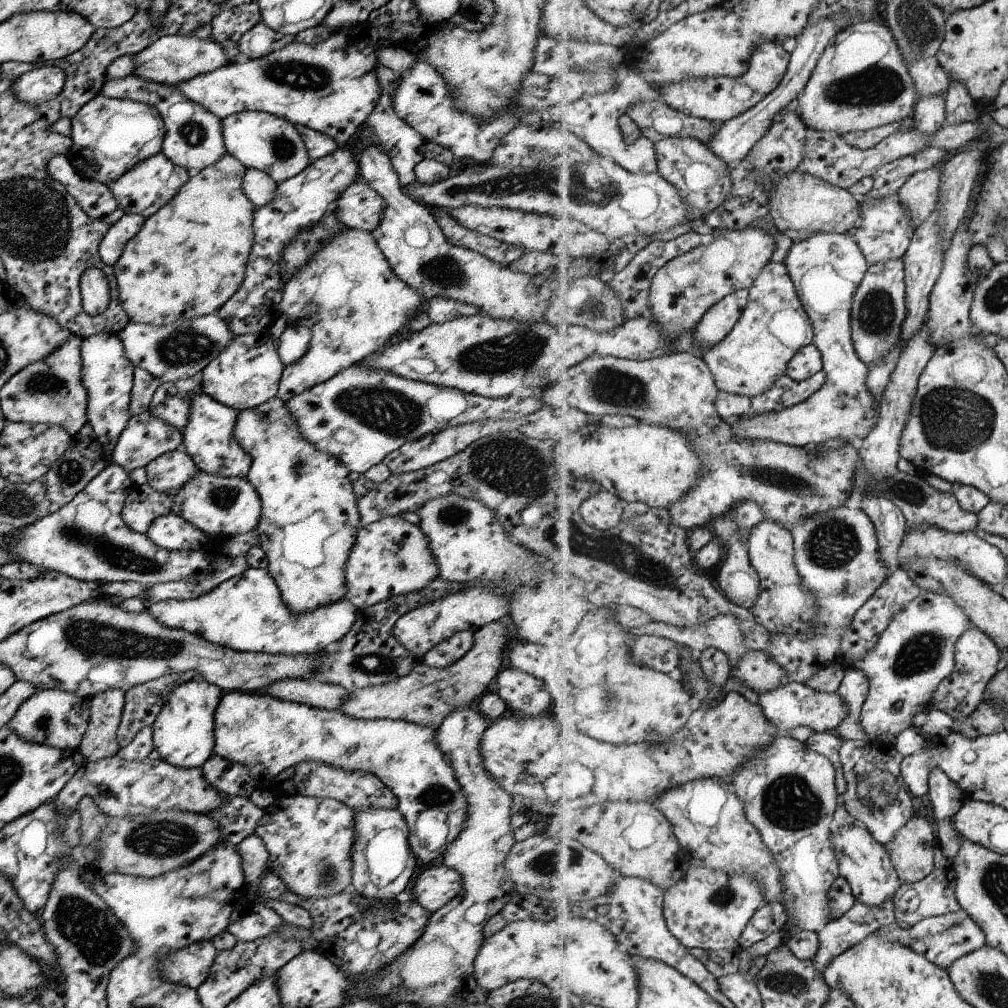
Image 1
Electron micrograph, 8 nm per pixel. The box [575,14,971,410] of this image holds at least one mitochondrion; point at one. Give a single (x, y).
(877, 86)

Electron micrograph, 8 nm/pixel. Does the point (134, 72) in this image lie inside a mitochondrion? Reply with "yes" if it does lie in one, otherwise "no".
no

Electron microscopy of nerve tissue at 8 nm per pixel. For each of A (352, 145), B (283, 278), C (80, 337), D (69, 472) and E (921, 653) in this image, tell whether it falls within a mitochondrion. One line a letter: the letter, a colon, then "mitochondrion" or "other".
A: other
B: other
C: other
D: mitochondrion
E: mitochondrion

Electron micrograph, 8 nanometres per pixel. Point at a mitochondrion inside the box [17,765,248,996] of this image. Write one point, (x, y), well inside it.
(86, 925)

